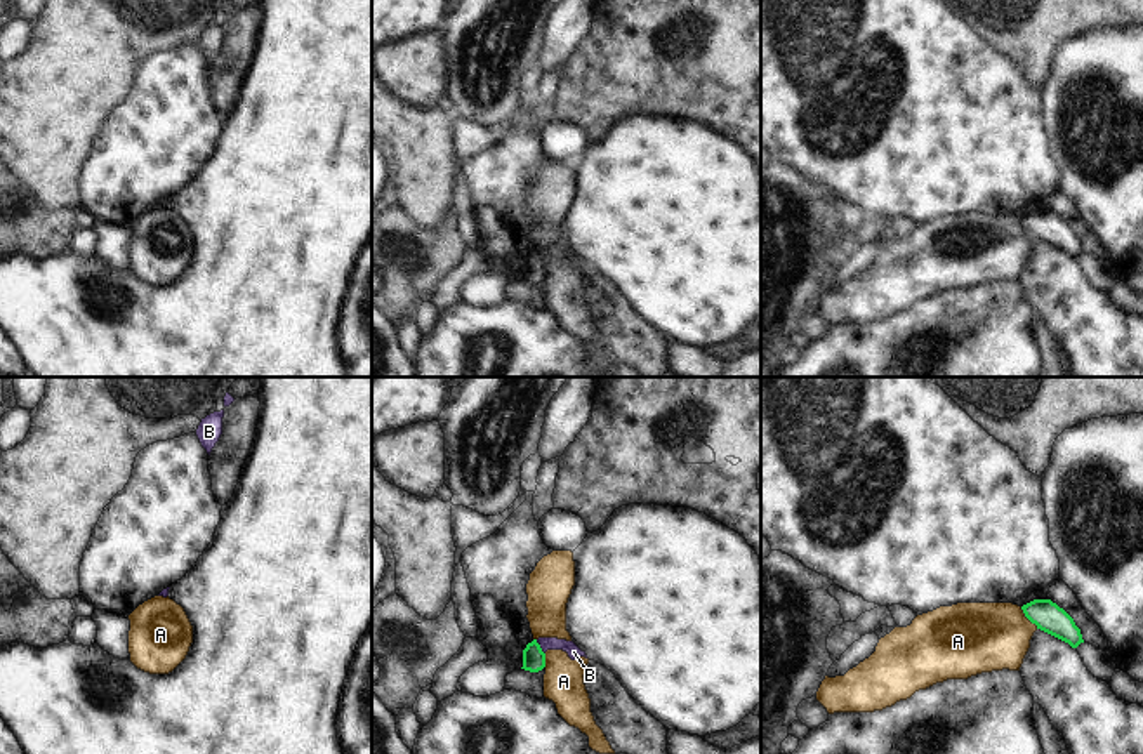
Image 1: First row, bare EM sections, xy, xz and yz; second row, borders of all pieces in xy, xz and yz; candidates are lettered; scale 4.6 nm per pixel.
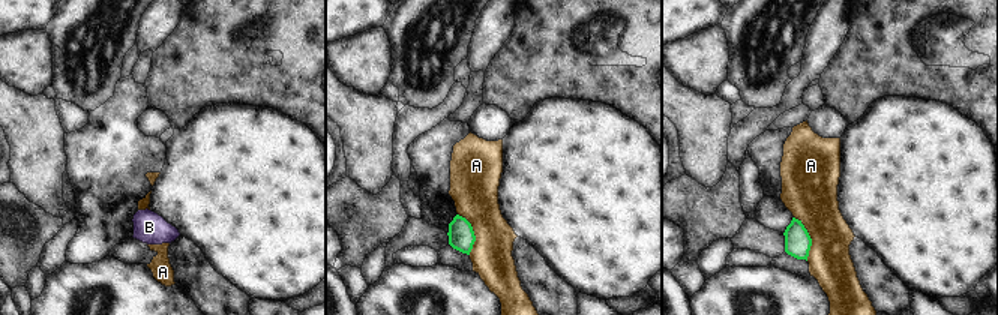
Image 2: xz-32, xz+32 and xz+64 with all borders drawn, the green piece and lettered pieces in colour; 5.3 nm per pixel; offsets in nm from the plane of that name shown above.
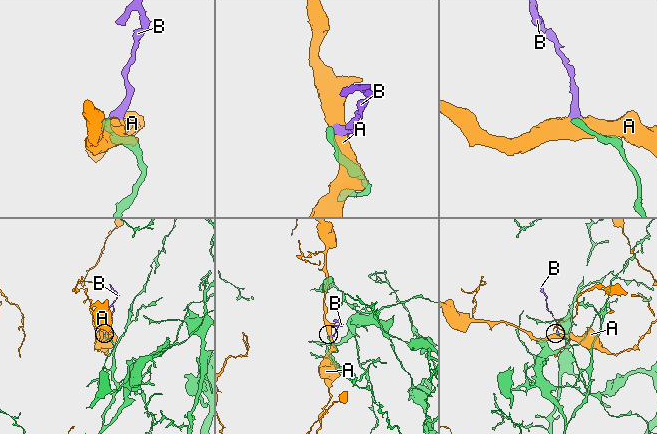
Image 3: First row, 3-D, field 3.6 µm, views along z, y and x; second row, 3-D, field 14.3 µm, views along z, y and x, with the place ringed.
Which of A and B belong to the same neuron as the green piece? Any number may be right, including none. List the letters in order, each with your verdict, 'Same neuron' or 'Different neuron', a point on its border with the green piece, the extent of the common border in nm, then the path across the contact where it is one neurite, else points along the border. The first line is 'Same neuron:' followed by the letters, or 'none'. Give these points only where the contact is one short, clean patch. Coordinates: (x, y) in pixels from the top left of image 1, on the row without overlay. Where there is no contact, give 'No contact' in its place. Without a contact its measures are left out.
Same neuron: none
A: Different neuron. Touches green at yz (1027, 228). Shared border 130 nm
B: Different neuron. Touches green at xz (539, 257). Shared border 80 nm. Boundary: xz (535, 251), (544, 264).

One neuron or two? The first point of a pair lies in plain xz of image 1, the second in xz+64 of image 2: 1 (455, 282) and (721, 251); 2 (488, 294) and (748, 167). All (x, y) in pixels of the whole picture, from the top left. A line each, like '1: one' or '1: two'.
1: two
2: two

